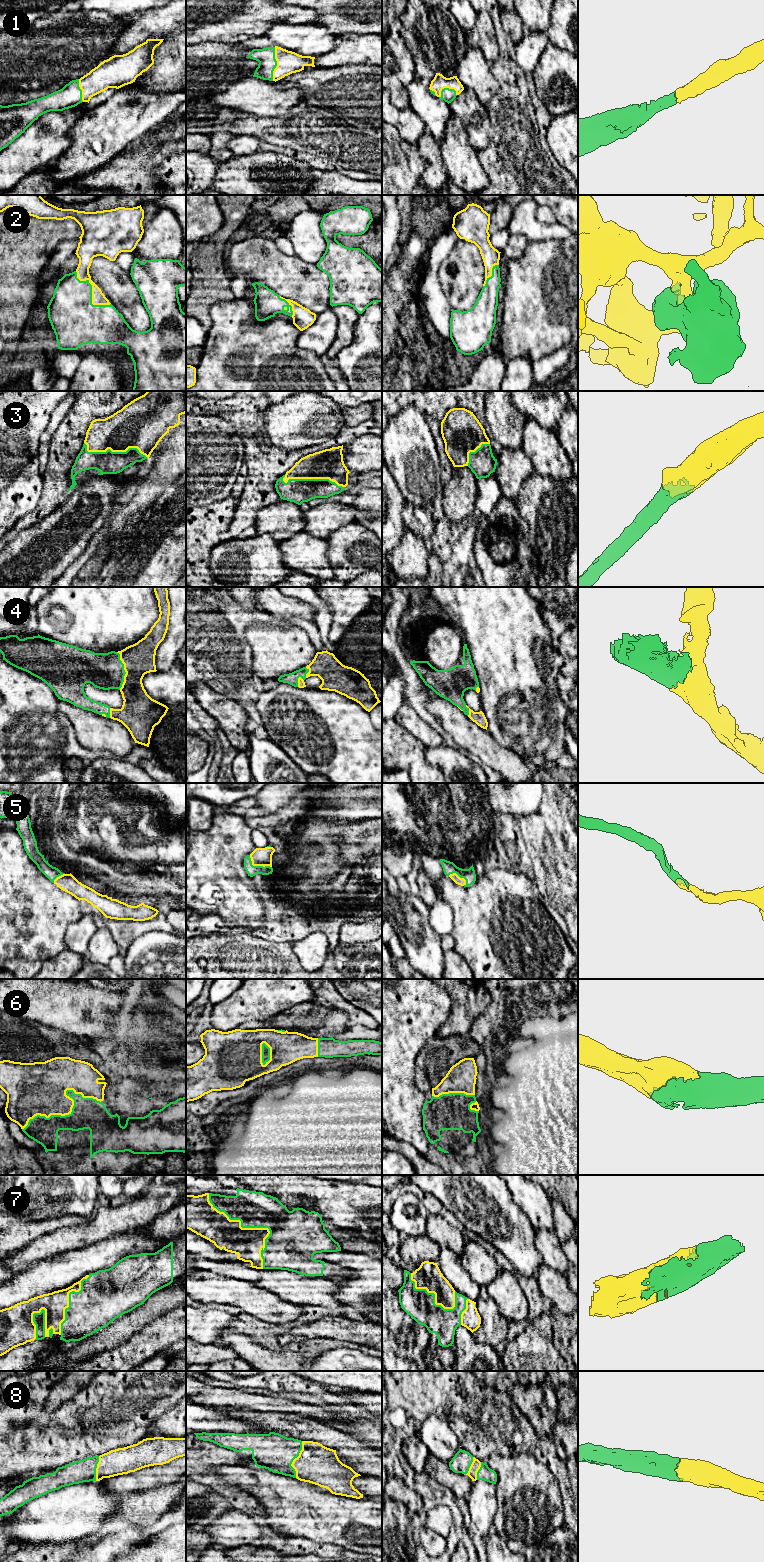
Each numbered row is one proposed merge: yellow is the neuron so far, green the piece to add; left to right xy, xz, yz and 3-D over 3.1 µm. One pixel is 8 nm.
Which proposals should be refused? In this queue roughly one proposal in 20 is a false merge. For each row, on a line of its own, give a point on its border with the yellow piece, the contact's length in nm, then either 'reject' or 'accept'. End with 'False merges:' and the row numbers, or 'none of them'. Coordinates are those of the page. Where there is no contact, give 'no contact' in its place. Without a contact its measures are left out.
1: xz (277, 64) | 280 nm | accept
2: xy (92, 293) | 400 nm | accept
3: xy (114, 451) | 550 nm | accept
4: xy (124, 669) | 300 nm | accept
5: xz (257, 865) | 200 nm | accept
6: xy (71, 1109) | 650 nm | accept
7: xz (252, 1228) | 750 nm | accept
8: xz (293, 1460) | 300 nm | accept
False merges: none of them

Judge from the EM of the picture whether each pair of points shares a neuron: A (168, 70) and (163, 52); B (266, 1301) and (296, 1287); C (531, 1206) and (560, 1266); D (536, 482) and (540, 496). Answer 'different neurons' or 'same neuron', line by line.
A: same neuron
B: different neurons
C: same neuron
D: same neuron

